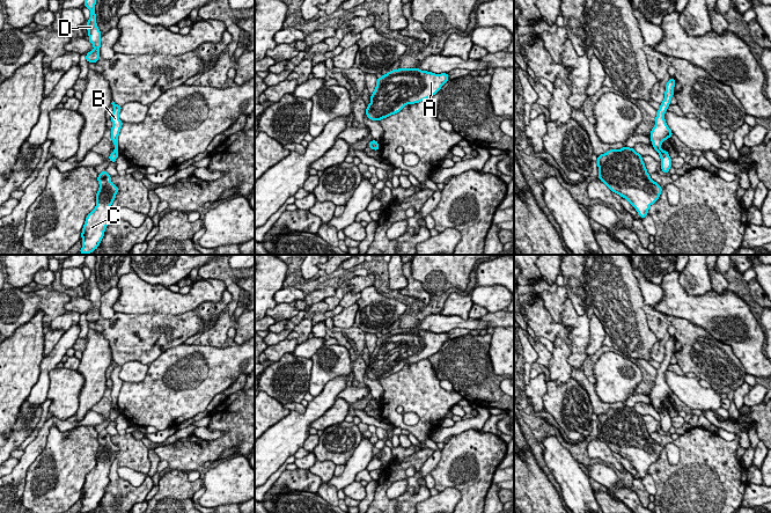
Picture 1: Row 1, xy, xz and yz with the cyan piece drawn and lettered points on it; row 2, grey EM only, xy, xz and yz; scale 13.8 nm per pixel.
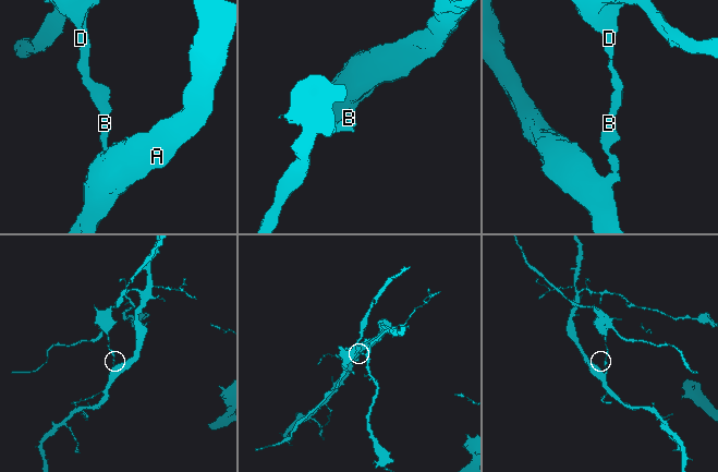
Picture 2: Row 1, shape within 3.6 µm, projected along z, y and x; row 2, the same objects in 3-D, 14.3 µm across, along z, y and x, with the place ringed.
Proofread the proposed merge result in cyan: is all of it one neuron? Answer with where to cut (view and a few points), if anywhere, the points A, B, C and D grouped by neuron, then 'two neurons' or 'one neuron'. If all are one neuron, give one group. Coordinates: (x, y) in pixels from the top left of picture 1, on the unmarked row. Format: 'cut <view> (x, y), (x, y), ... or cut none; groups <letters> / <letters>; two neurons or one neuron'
cut xy (114, 410), (117, 412); groups A C / B D; two neurons

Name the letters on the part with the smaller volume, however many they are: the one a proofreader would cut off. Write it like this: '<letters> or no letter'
B, D

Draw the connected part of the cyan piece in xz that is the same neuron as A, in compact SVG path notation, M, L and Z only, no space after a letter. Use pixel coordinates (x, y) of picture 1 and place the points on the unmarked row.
M417 327L389 330L377 337L366 375L370 380L381 380L395 374L407 364L434 356L448 339L448 332L435 334Z

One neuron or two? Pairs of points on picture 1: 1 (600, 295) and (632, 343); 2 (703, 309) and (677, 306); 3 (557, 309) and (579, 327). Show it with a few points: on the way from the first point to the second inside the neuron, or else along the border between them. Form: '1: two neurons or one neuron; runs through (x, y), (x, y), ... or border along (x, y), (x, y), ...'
1: one neuron; runs through (611, 307), (624, 320), (629, 331)
2: one neuron; runs through (697, 309), (683, 306)
3: one neuron; runs through (563, 312), (573, 321)

